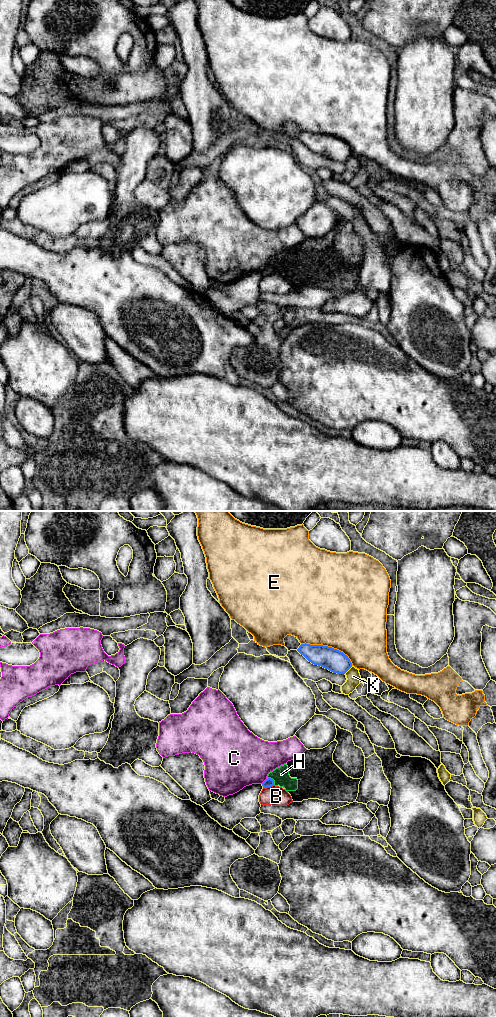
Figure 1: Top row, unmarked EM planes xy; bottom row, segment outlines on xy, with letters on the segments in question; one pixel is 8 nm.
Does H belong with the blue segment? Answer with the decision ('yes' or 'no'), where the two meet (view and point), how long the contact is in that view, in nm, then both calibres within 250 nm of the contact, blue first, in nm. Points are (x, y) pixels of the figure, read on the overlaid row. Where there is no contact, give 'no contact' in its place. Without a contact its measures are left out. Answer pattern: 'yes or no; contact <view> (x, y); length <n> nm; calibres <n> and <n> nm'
no; contact xy (273, 780); length 80 nm; calibres 70 and 140 nm

